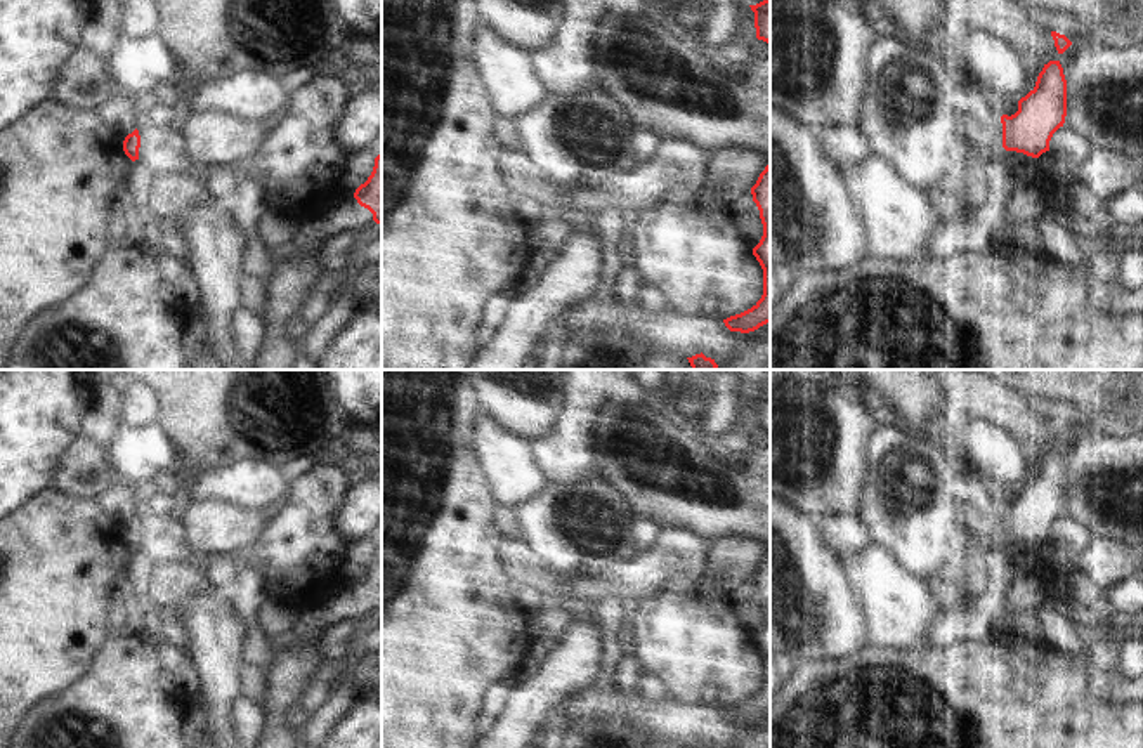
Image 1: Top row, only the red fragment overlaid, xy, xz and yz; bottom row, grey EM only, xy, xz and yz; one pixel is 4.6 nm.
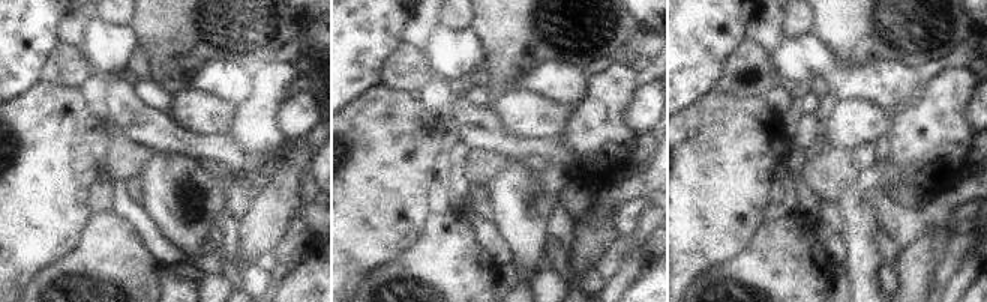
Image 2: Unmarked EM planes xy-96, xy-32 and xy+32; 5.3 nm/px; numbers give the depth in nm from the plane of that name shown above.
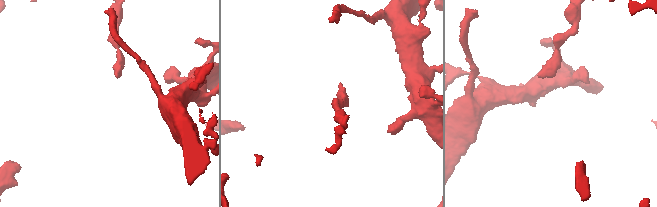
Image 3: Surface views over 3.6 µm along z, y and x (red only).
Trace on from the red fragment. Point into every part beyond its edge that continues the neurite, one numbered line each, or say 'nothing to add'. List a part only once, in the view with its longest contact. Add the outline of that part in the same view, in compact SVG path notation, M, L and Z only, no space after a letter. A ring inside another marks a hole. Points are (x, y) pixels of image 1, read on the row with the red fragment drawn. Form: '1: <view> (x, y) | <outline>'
1: xy (347, 214) | M345 193L333 208L321 219L309 222L297 234L278 248L264 253L271 272L274 274L279 259L290 259L297 252L305 257L316 257L317 248L331 236L347 229L361 231L373 220L373 213L361 207L352 193Z

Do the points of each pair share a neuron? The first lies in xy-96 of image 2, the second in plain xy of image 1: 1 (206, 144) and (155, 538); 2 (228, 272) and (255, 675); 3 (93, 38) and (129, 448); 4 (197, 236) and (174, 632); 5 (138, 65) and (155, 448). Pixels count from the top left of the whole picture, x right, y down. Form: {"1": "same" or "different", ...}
{"1": "same", "2": "same", "3": "same", "4": "different", "5": "different"}

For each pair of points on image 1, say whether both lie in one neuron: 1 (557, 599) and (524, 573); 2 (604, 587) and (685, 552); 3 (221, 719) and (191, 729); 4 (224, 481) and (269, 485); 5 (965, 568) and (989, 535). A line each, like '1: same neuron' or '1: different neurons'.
1: same neuron
2: same neuron
3: different neurons
4: same neuron
5: different neurons

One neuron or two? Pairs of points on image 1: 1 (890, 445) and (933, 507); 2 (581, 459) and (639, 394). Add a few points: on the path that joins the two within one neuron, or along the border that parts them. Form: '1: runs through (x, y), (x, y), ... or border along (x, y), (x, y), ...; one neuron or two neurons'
1: runs through (895, 460), (918, 492); one neuron
2: runs through (581, 433), (581, 413), (602, 393), (613, 393); one neuron

